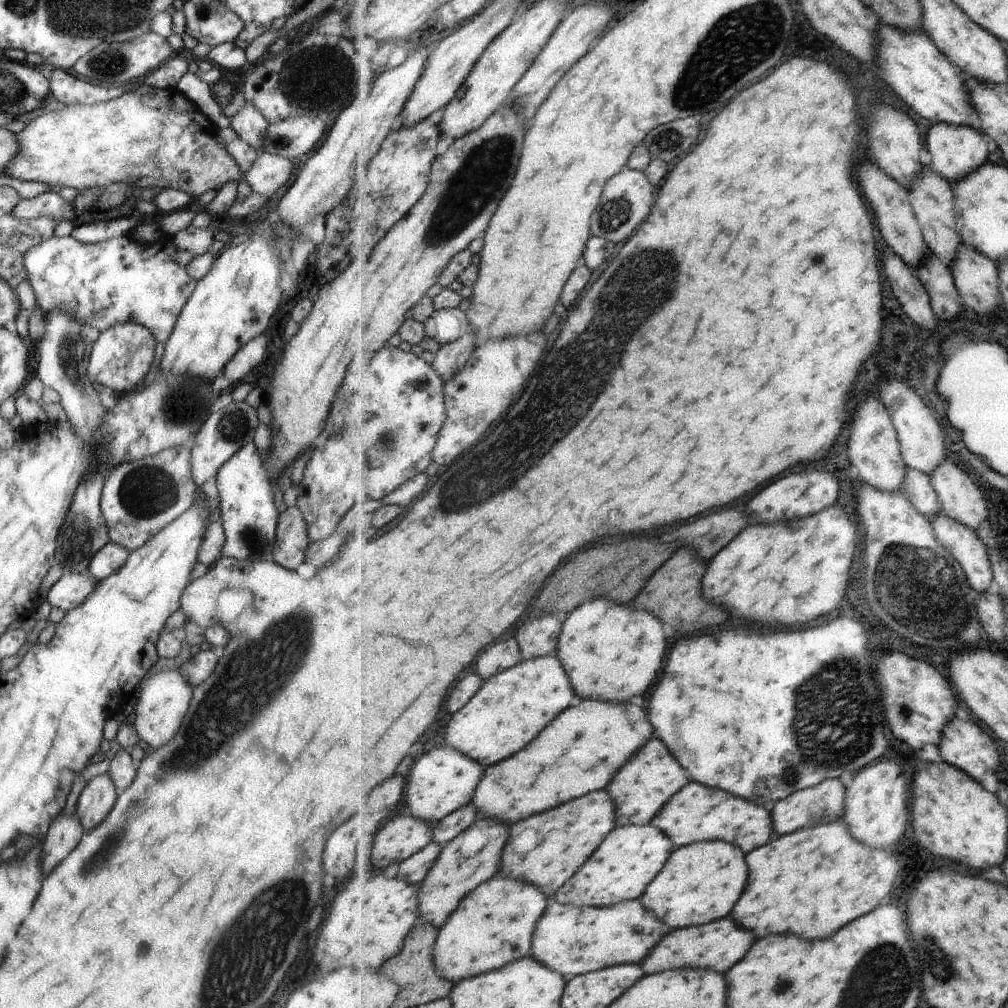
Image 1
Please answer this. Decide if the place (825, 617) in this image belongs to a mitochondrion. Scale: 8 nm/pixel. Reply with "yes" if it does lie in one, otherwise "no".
no

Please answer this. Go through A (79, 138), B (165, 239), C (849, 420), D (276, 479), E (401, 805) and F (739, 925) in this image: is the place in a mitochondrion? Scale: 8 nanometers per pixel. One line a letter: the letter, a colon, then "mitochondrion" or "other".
A: other
B: other
C: other
D: other
E: other
F: other

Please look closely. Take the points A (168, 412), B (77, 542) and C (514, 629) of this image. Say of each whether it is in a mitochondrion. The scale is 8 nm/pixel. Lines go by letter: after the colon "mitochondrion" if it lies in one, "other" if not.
A: mitochondrion
B: mitochondrion
C: other

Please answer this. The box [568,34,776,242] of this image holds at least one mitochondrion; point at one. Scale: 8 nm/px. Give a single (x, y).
(614, 217)

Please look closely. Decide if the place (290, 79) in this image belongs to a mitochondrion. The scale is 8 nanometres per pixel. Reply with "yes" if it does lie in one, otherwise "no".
yes

